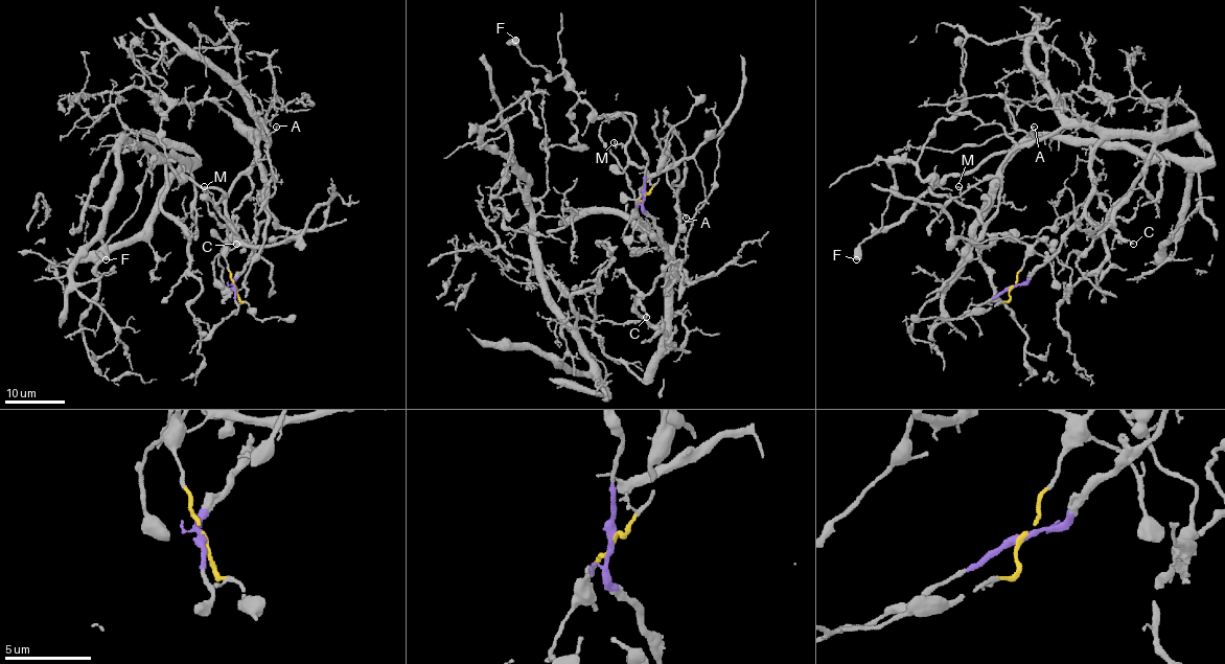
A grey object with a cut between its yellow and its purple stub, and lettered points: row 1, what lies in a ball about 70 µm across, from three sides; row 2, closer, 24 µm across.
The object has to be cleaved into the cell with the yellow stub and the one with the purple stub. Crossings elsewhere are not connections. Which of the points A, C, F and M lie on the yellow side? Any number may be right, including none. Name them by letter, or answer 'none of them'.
F, M

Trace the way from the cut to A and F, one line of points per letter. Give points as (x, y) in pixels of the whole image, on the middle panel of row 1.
A: (644, 195), (643, 210), (653, 222), (664, 251), (677, 265), (668, 283), (677, 220), (682, 213), (685, 219)
F: (644, 195), (636, 210), (646, 170), (626, 155), (633, 117), (598, 116), (568, 78), (533, 66), (515, 39)

